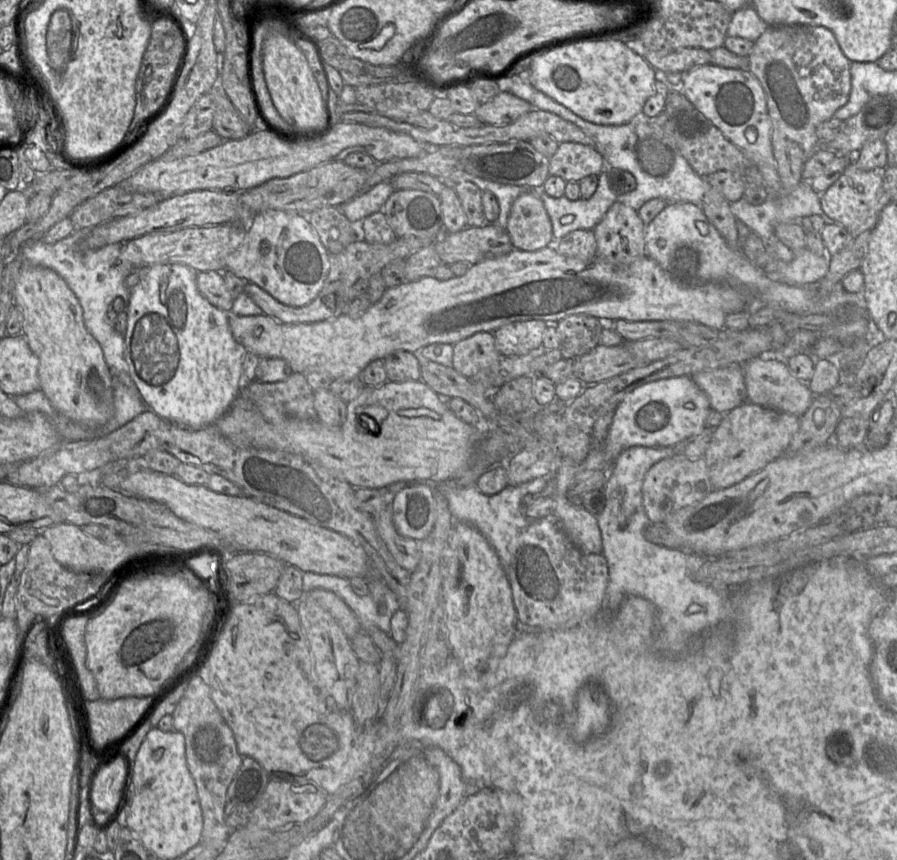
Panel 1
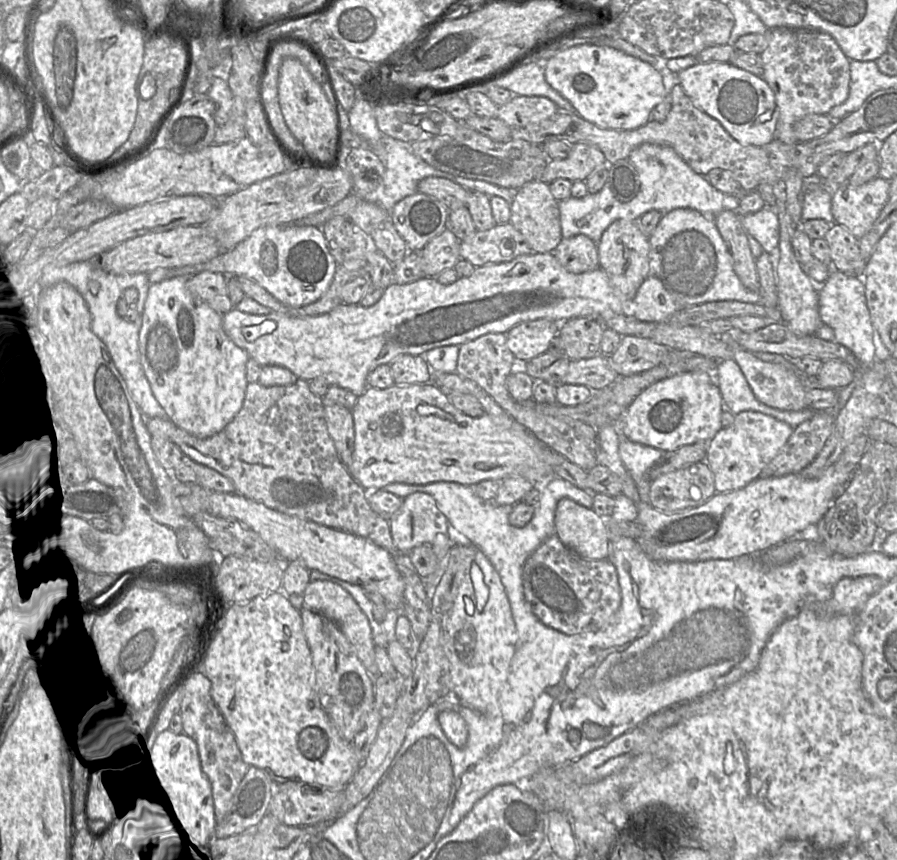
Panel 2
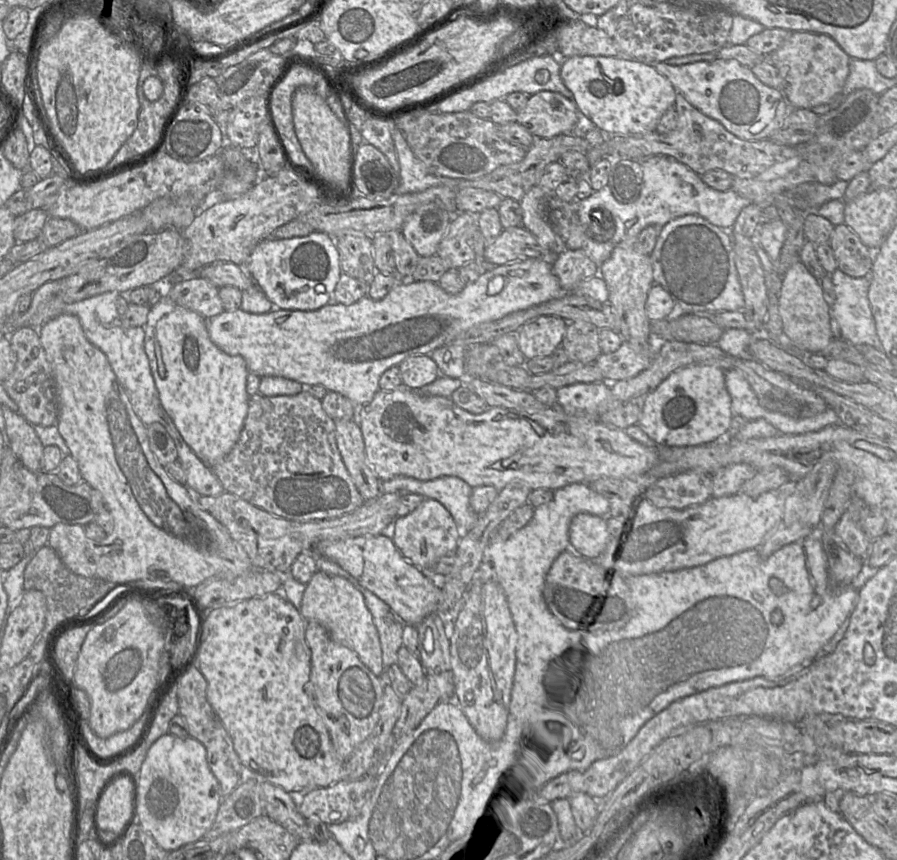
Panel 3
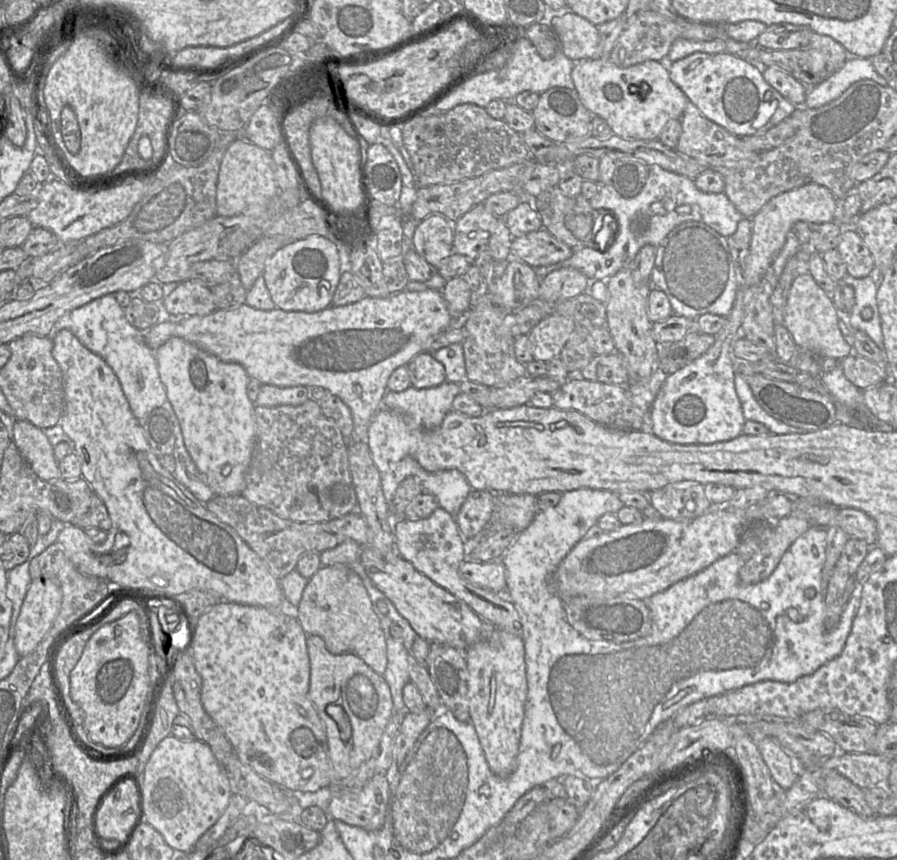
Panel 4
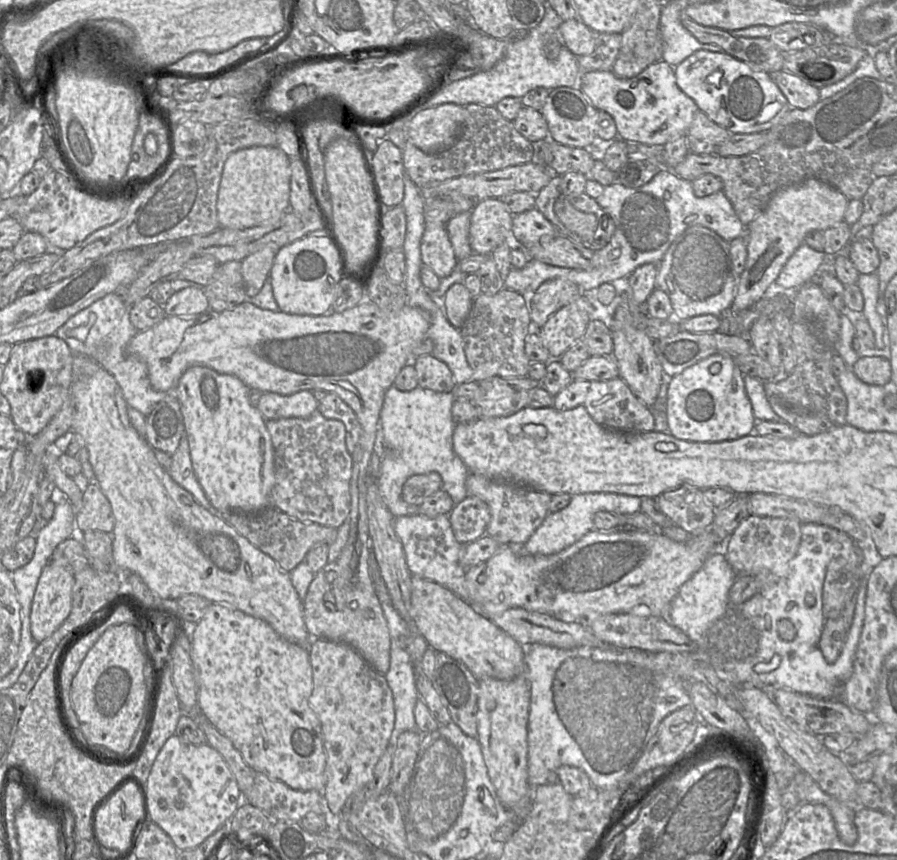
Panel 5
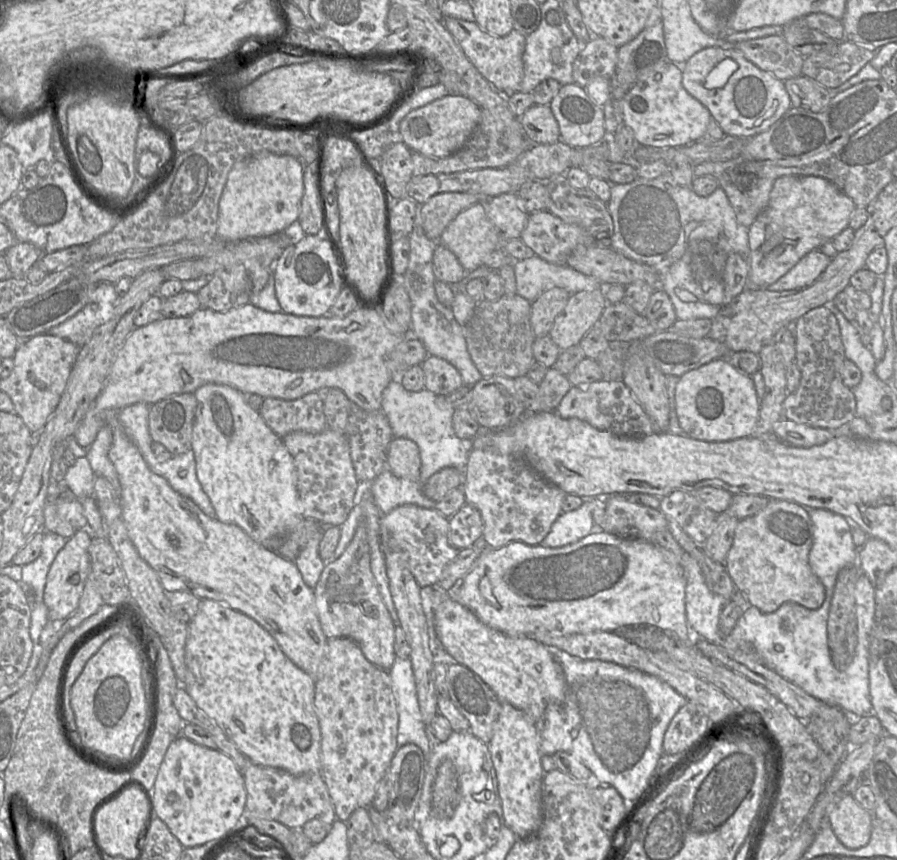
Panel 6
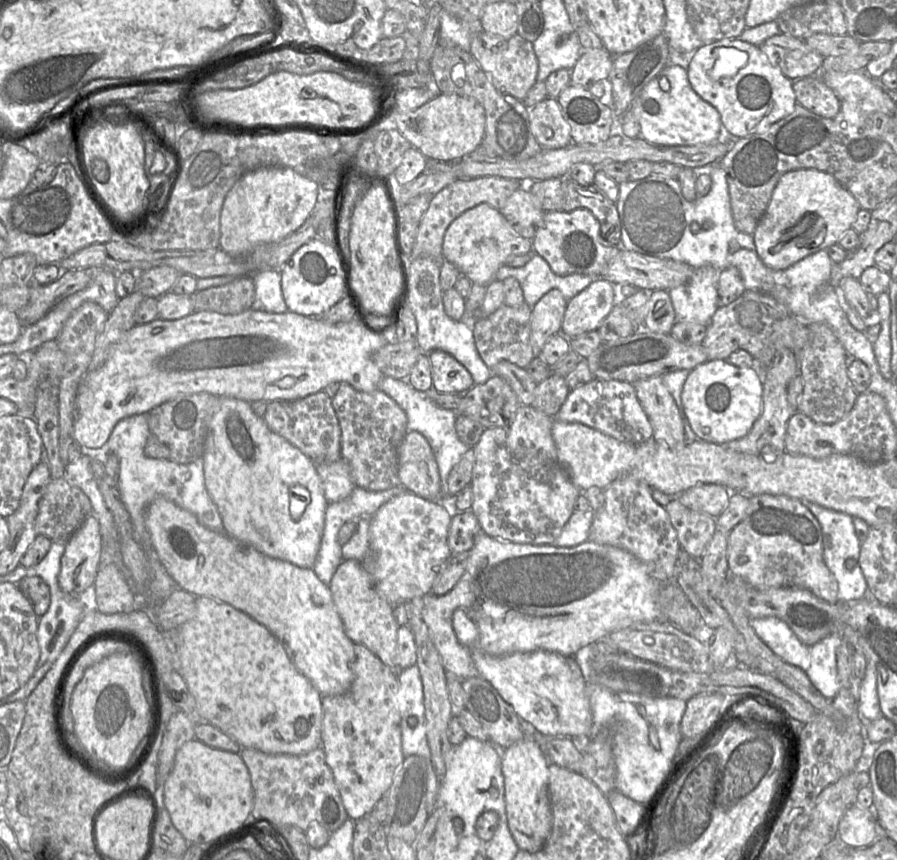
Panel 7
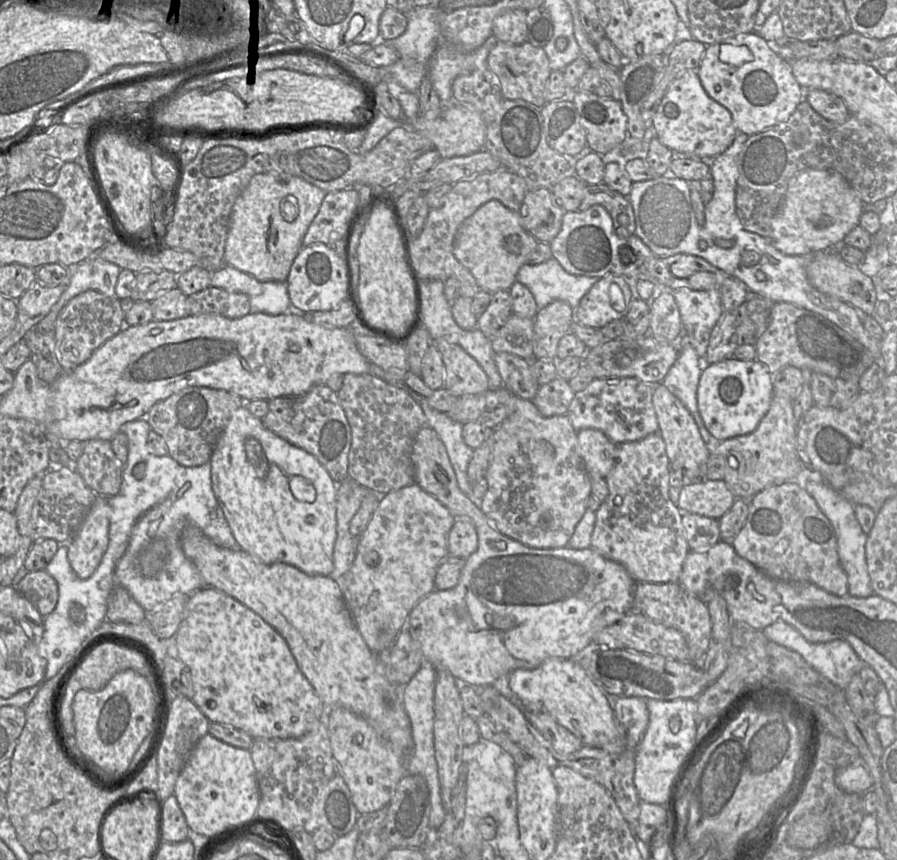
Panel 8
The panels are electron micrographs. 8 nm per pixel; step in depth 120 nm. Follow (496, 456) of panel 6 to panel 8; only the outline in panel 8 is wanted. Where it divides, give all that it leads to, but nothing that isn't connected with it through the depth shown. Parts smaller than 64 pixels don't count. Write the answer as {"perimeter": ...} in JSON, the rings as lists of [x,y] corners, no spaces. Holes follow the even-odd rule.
{"perimeter":[[[512,395],[509,401],[509,415],[494,430],[492,458],[484,478],[488,483],[488,488],[479,506],[487,519],[501,534],[528,547],[537,549],[562,548],[567,546],[575,527],[587,510],[586,500],[591,495],[591,478],[585,469],[583,459],[580,455],[577,432],[573,428],[569,418],[566,415],[544,417],[538,412],[531,400],[525,400],[514,395]]]}

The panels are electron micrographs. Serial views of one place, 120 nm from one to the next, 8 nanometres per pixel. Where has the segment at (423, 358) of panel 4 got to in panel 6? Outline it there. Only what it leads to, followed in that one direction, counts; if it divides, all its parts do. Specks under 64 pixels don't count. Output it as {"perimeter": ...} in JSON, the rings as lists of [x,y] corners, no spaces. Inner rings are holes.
{"perimeter":[[[428,355],[421,363],[425,389],[447,396],[464,385],[459,371],[448,361]]]}

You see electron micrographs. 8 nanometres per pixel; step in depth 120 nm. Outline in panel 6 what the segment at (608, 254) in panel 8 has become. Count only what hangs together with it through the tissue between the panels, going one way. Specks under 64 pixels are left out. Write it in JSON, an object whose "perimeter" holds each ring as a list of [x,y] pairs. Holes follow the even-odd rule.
{"perimeter":[[[537,211],[529,214],[520,239],[535,255],[558,266],[566,265],[569,255],[579,244],[595,246],[593,239],[584,230],[576,225],[564,222],[549,211]]]}

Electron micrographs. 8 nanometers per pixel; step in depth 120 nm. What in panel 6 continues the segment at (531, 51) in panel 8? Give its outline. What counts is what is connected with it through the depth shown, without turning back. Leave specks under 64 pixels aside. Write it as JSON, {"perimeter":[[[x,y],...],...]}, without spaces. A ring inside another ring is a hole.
{"perimeter":[[[444,17],[443,23],[470,62],[497,90],[504,92],[506,96],[519,92],[519,86],[524,77],[525,36],[514,29],[506,36],[492,36],[482,31],[476,22],[454,17]]]}

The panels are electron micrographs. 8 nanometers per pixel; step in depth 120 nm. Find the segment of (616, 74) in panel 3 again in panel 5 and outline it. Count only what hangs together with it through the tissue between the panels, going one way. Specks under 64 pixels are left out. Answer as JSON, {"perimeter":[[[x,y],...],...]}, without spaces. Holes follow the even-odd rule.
{"perimeter":[[[664,60],[649,65],[636,77],[621,79],[612,71],[592,71],[581,77],[581,91],[598,111],[604,111],[615,121],[618,138],[627,143],[664,145],[680,136],[686,136],[699,108],[677,85],[674,67]]]}

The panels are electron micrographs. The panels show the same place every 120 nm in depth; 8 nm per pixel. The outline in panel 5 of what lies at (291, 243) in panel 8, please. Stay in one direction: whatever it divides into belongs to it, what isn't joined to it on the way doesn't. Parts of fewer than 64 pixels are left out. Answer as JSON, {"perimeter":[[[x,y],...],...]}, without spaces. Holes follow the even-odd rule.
{"perimeter":[[[257,146],[257,147],[241,149],[236,152],[231,153],[224,164],[220,187],[218,191],[218,197],[217,197],[217,214],[218,214],[219,226],[221,228],[243,230],[243,229],[256,227],[256,226],[261,226],[263,224],[269,224],[269,223],[276,222],[277,220],[279,220],[280,217],[285,212],[290,211],[290,204],[289,204],[290,176],[291,176],[291,170],[290,170],[289,157],[276,146],[274,147]]]}

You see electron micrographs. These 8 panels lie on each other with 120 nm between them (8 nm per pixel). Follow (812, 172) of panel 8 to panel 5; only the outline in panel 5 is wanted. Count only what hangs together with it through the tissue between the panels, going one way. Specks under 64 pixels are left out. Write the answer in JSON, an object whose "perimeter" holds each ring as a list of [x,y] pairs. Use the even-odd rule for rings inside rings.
{"perimeter":[[[816,178],[777,190],[763,211],[746,227],[747,258],[737,280],[730,310],[740,312],[761,299],[769,285],[776,281],[788,259],[804,243],[805,236],[814,230],[823,232],[844,221],[848,203],[849,200],[838,189]]]}

